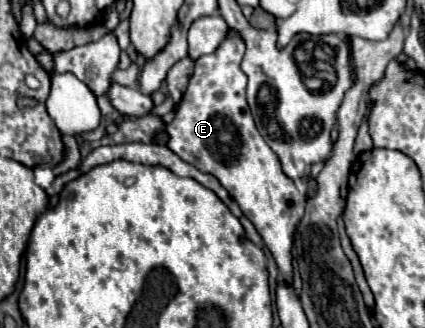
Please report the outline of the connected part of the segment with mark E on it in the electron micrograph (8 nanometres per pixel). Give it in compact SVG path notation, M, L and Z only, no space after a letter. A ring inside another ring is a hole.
M229 30L227 38L213 54L195 60L193 76L189 78L189 86L181 98L183 106L179 104L173 122L167 126L167 146L179 158L193 164L201 172L211 172L217 176L217 180L239 204L243 214L255 224L265 246L271 250L283 278L291 282L293 232L297 222L303 218L307 198L295 188L293 180L287 180L287 176L283 176L275 152L267 148L267 142L255 128L245 98L247 76L239 68L243 54L243 38L235 30Z

